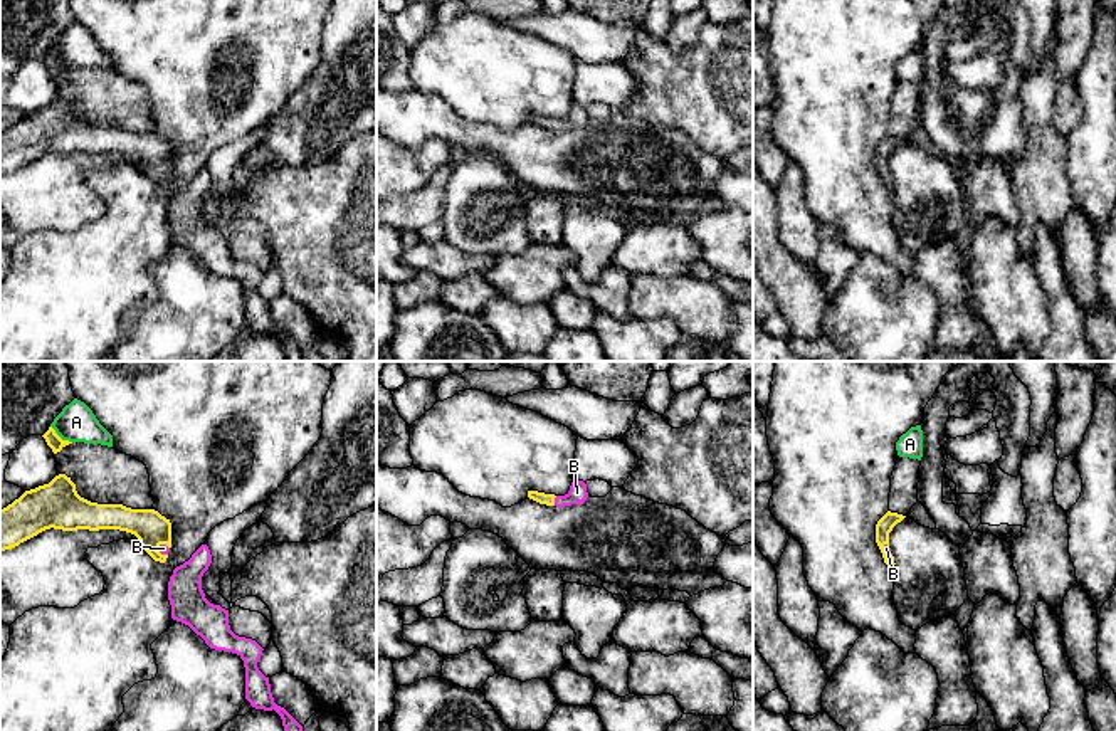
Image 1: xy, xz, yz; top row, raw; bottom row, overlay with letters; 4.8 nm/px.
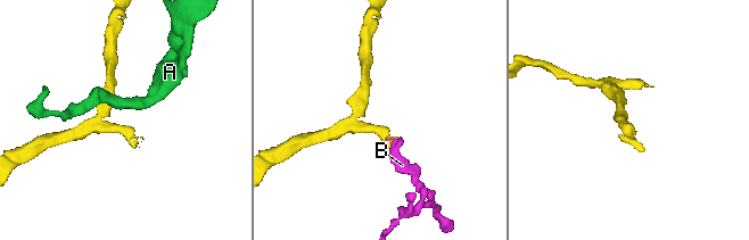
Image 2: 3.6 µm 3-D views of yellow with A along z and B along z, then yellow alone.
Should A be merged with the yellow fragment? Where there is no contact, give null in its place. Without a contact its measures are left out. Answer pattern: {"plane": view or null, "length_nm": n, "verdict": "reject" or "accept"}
{"plane": "xy", "length_nm": 130, "verdict": "reject"}

